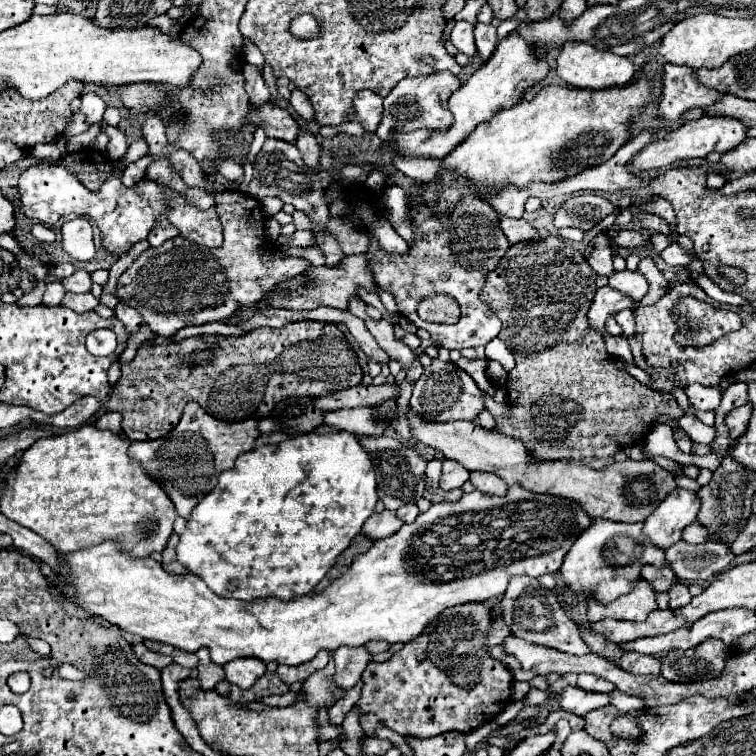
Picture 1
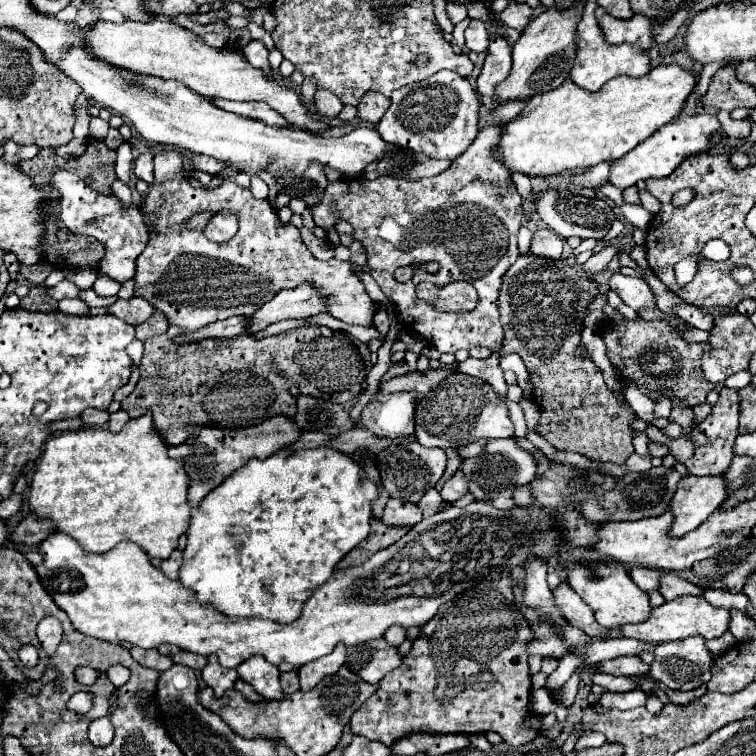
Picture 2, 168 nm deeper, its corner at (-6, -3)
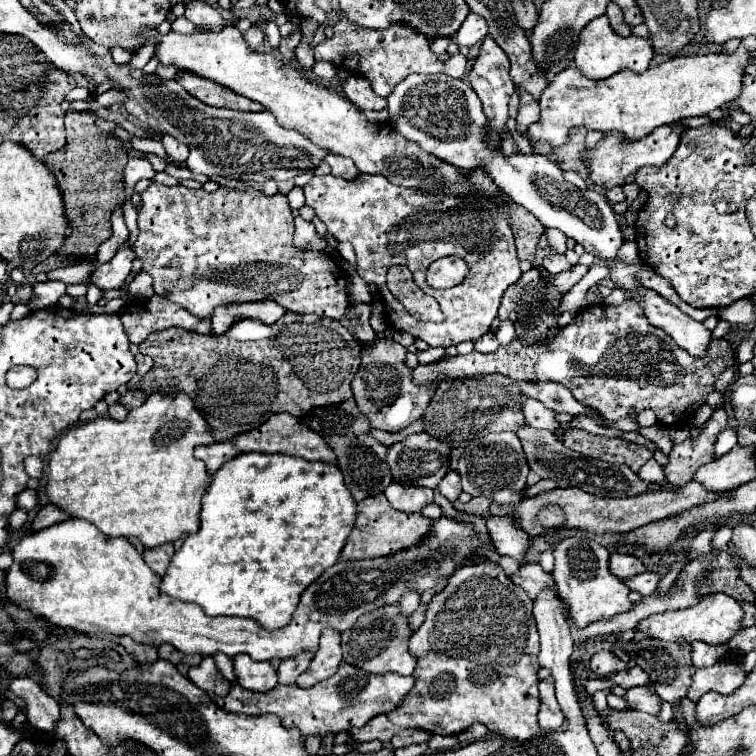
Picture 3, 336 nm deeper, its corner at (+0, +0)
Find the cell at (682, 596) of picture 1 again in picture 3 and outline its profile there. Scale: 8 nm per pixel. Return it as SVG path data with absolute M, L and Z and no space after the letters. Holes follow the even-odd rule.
M642 572L642 574L634 576L634 578L624 578L624 582L626 582L626 586L630 590L640 592L642 596L650 596L650 594L654 594L654 590L658 586L660 576L658 574L652 574L652 572Z

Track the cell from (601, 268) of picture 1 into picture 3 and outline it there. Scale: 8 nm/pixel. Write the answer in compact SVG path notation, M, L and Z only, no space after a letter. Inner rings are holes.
M642 290L640 294L634 294L632 300L642 306L644 316L652 326L662 328L690 356L704 358L708 354L712 332L706 330L702 322L692 320L654 290Z

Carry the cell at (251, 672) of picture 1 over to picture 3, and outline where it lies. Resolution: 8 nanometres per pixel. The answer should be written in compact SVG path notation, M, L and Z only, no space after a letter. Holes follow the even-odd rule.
M248 654L234 658L236 684L252 692L268 692L278 684L276 668L270 662L254 662Z

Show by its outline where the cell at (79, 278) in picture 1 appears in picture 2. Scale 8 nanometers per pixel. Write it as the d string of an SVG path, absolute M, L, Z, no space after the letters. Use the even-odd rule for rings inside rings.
M64 279L64 281L60 281L56 287L48 289L48 295L54 297L56 301L60 301L60 299L64 299L64 297L78 297L78 295L80 295L80 289L78 289L72 281Z

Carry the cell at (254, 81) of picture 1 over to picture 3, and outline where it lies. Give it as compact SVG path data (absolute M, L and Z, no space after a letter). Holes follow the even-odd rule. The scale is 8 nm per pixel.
M254 24L252 28L248 28L248 30L244 32L244 40L248 42L250 48L260 48L260 44L264 42L264 30Z

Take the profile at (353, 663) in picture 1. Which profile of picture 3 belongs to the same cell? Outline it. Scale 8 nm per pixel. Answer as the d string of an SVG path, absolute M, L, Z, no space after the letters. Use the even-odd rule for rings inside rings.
M398 602L394 606L382 606L382 610L362 614L362 618L358 618L358 624L342 632L344 662L354 664L372 674L396 672L402 676L410 676L416 668L416 658L408 650L408 640L412 634L414 632L410 630L408 616L402 616L402 612L398 610Z

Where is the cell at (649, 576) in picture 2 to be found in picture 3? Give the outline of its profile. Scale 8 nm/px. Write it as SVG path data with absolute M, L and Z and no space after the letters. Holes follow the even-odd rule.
M612 552L610 554L610 572L618 578L630 578L636 574L642 574L646 568L642 564L640 558L630 556L630 554L620 554L620 552Z

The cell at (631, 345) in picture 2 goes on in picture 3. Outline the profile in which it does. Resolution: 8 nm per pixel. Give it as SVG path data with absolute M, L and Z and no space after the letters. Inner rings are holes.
M626 298L620 306L588 306L580 310L574 320L560 328L554 338L548 342L534 342L534 344L524 344L522 340L514 338L510 344L500 346L492 354L480 354L480 352L470 352L466 356L452 356L436 364L418 364L414 368L414 382L416 384L430 384L436 380L448 380L448 378L470 378L476 374L494 374L500 372L512 380L522 380L522 382L540 382L540 380L552 380L564 384L578 402L584 406L596 408L606 420L614 422L624 418L628 412L640 414L642 410L650 408L654 410L656 418L664 426L672 426L678 422L688 420L698 406L706 404L706 398L710 392L714 392L714 384L722 370L728 366L734 366L734 350L728 340L712 340L708 348L706 358L692 358L682 350L666 332L654 328L648 324L646 316L642 314L642 308L632 300Z

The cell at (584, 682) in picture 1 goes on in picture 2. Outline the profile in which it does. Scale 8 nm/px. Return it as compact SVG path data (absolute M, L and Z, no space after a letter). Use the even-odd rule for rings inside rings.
M594 673L592 681L596 685L602 685L606 691L612 691L612 693L632 691L634 689L632 677L614 677L614 675L606 675L606 673Z

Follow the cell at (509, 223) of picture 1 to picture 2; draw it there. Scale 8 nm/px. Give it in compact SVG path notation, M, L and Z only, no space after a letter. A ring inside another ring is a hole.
M540 227L532 235L530 253L540 255L540 257L548 257L548 259L560 259L562 257L562 245L564 243L556 233L552 233L546 227Z

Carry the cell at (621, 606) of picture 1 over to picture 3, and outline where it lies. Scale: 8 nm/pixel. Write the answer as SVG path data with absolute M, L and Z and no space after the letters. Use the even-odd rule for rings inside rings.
M574 534L564 538L556 550L556 564L552 570L552 578L556 582L558 588L558 596L562 596L562 600L568 604L568 616L570 620L582 628L588 626L590 622L596 620L608 620L614 618L620 612L626 612L632 608L632 602L628 600L628 586L610 574L608 570L608 558L610 552L606 546L602 546L600 542L592 540L586 534Z

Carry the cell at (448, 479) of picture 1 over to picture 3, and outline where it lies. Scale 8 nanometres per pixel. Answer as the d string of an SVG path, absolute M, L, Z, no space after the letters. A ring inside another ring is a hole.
M448 472L440 484L438 484L438 490L442 496L446 496L450 502L458 500L458 496L462 494L462 488L460 488L460 474L458 472Z

